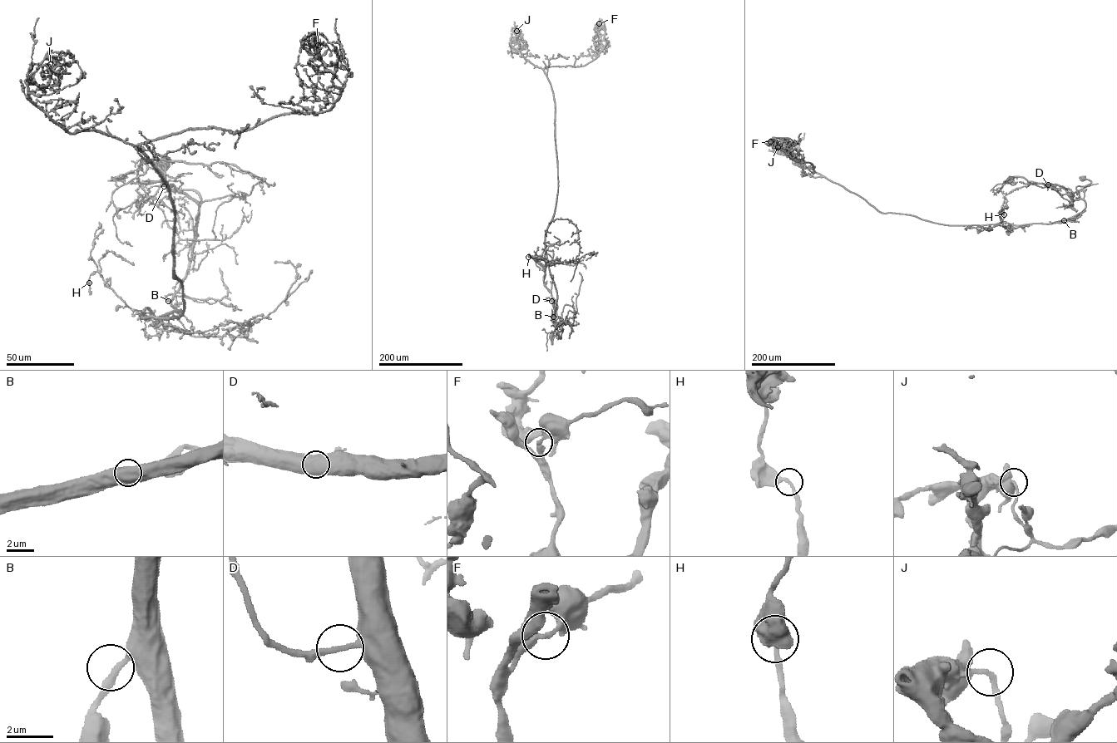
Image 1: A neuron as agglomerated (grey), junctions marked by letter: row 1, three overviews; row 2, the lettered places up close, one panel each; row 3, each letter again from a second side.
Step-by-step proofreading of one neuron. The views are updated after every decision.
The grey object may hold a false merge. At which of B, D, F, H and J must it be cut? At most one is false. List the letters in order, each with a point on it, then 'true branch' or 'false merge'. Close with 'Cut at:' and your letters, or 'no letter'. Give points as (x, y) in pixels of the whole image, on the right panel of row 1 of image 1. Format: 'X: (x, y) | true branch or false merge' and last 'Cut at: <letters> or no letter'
B: (1064, 220) | true branch
D: (1048, 184) | true branch
F: (770, 141) | true branch
H: (1004, 214) | true branch
J: (778, 147) | false merge
Cut at: J

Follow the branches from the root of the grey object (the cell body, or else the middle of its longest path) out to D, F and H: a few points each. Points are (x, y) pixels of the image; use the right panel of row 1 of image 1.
D: (1084, 178), (1091, 182), (1076, 187), (1079, 198), (1077, 199), (1072, 199), (1061, 186), (1048, 184)
F: (1084, 178), (1091, 182), (1076, 189), (1085, 208), (1067, 218), (947, 225), (880, 213), (770, 141)
H: (1084, 178), (1091, 182), (1076, 189), (1085, 208), (1067, 218), (1013, 225), (1002, 220), (1003, 211), (1004, 214)

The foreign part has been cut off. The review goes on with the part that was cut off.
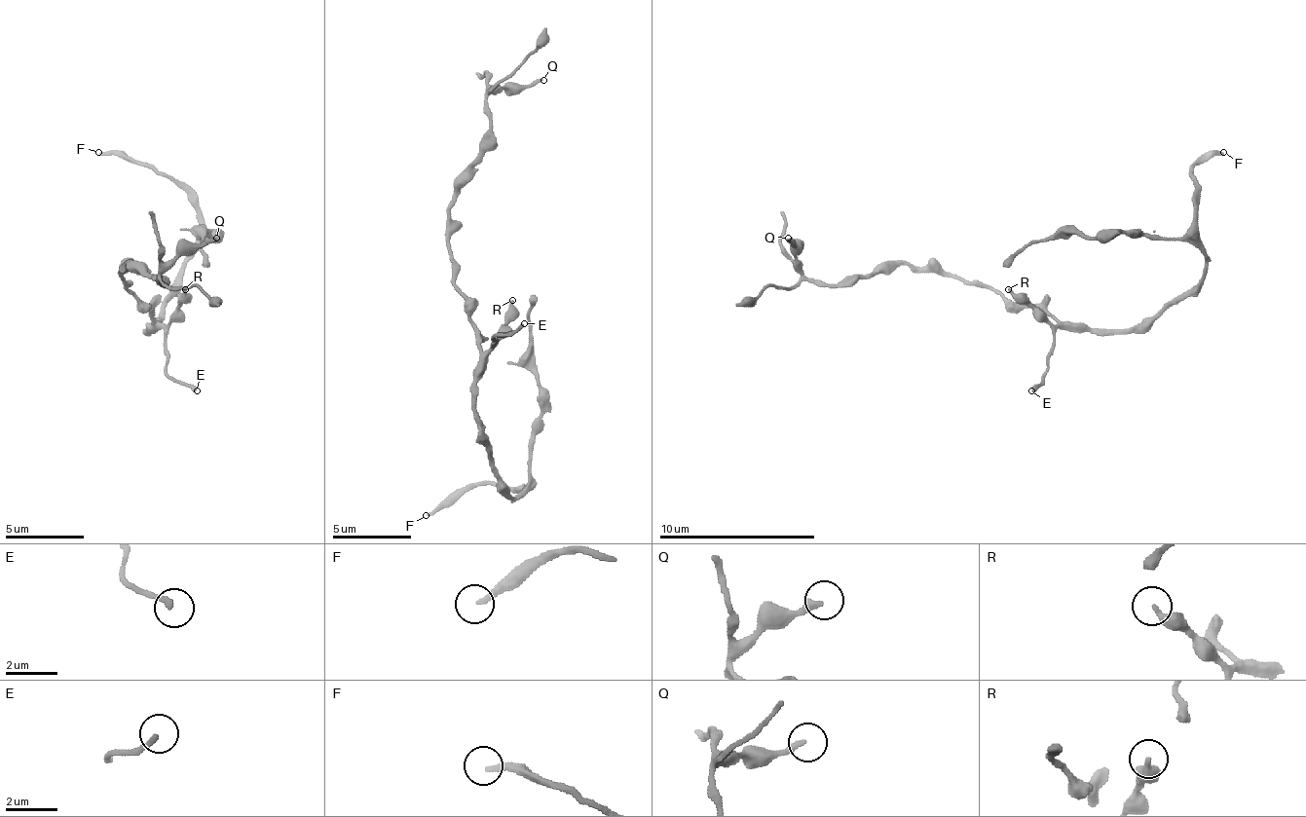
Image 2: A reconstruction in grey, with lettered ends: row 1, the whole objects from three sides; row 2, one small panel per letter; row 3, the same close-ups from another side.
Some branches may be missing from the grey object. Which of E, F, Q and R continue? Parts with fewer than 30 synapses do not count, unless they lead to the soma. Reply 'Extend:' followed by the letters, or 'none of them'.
Extend: F

